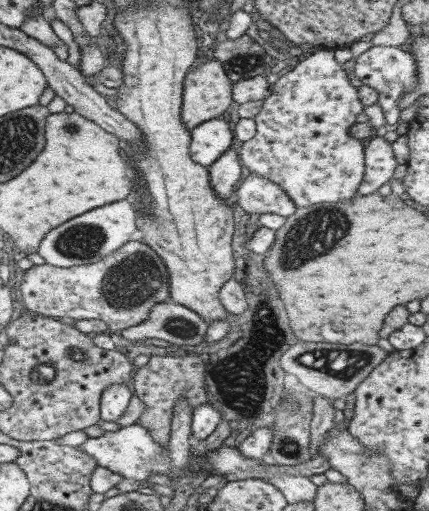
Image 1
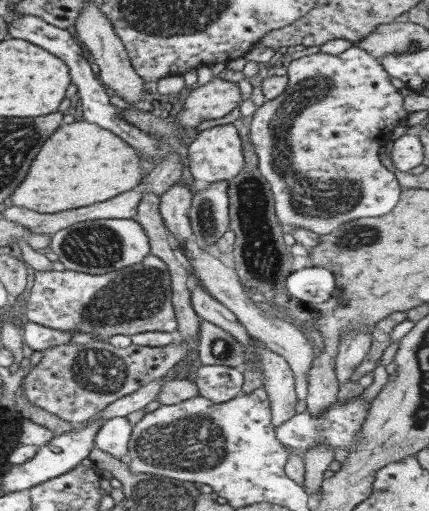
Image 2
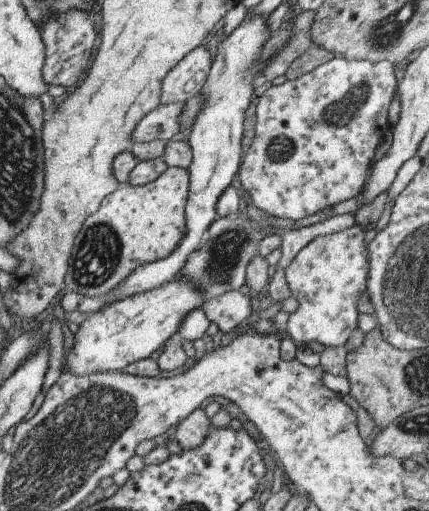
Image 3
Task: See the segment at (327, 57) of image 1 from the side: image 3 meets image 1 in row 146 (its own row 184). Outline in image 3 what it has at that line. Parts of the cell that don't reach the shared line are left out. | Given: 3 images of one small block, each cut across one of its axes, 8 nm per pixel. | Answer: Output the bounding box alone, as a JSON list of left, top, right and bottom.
[237,58,398,220]

